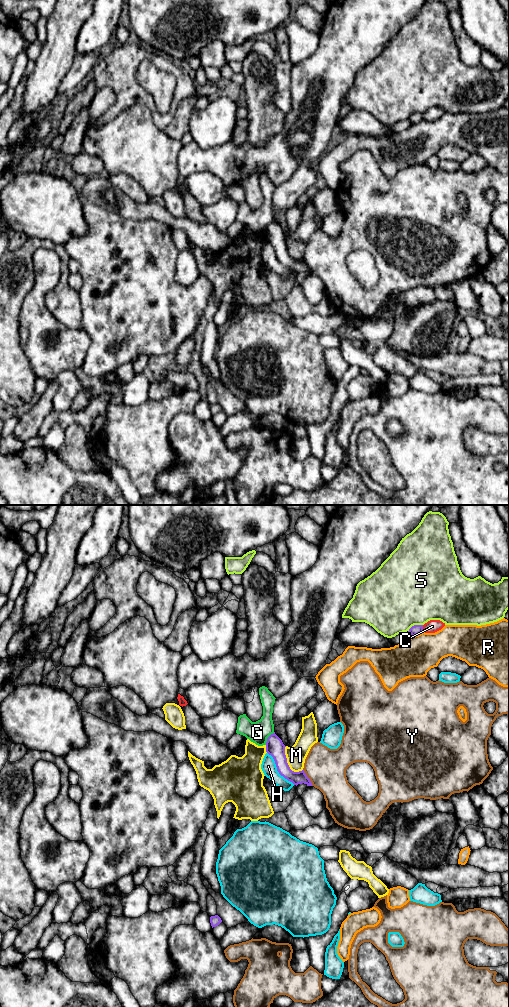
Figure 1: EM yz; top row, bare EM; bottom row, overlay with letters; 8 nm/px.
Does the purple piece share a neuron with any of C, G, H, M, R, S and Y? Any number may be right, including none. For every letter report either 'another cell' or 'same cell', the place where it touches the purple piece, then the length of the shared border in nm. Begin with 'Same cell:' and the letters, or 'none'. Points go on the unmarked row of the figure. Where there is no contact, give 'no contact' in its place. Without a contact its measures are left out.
Same cell: none
C: another cell; contact yz (422, 116); length 60 nm
G: another cell; contact yz (267, 226); length 130 nm
H: another cell; contact yz (277, 258); length 340 nm
M: another cell; contact yz (287, 251); length 240 nm
R: another cell; contact yz (417, 122); length 100 nm
S: another cell; contact yz (414, 113); length 130 nm
Y: another cell; contact yz (307, 265); length 160 nm

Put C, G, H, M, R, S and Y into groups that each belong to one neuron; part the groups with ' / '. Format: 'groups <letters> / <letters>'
groups C / G / H / M / R / S / Y

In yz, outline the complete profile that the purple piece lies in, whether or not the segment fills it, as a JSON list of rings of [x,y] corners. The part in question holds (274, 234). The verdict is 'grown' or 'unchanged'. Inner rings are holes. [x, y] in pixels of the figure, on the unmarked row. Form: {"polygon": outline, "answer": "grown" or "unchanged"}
{"polygon": [[[275,220],[267,226],[266,240],[273,245],[279,262],[296,274],[302,271],[313,274],[304,258],[294,260],[290,257],[285,243],[285,235]]], "answer": "unchanged"}

